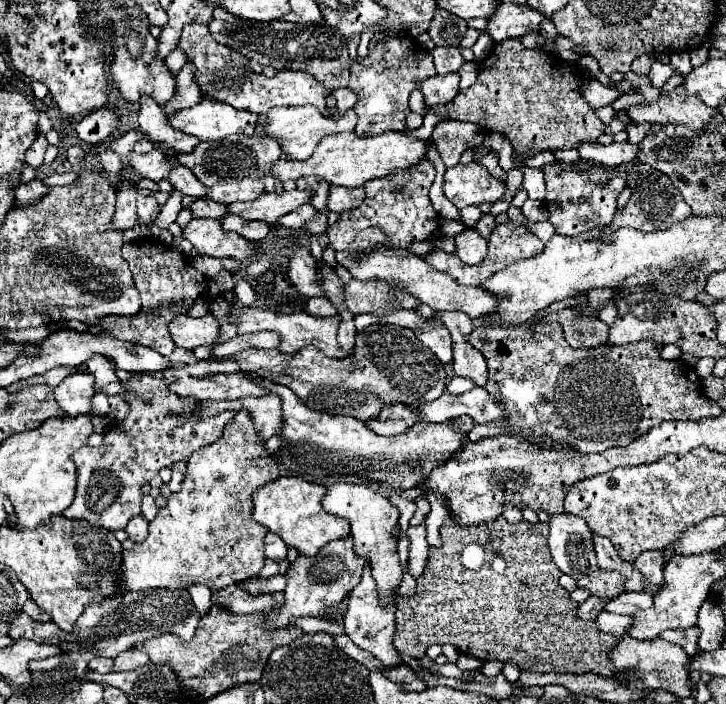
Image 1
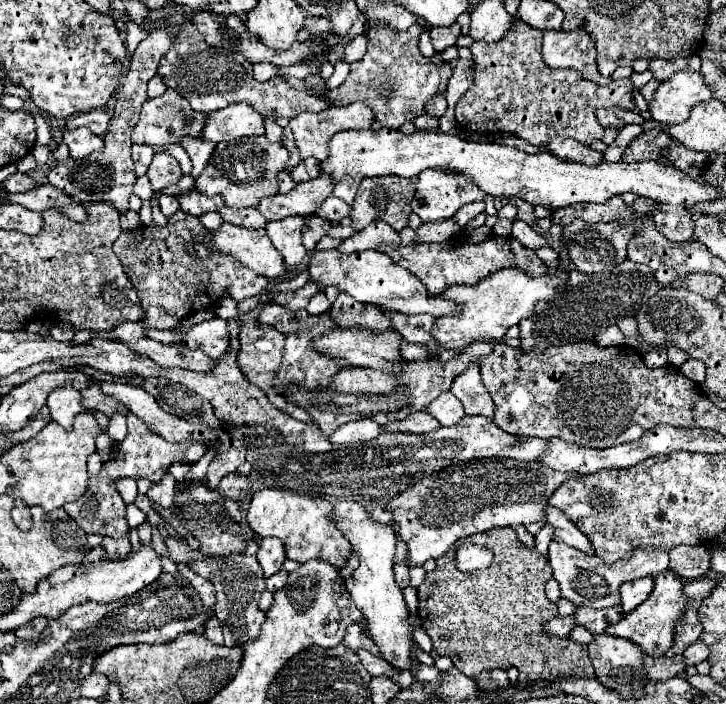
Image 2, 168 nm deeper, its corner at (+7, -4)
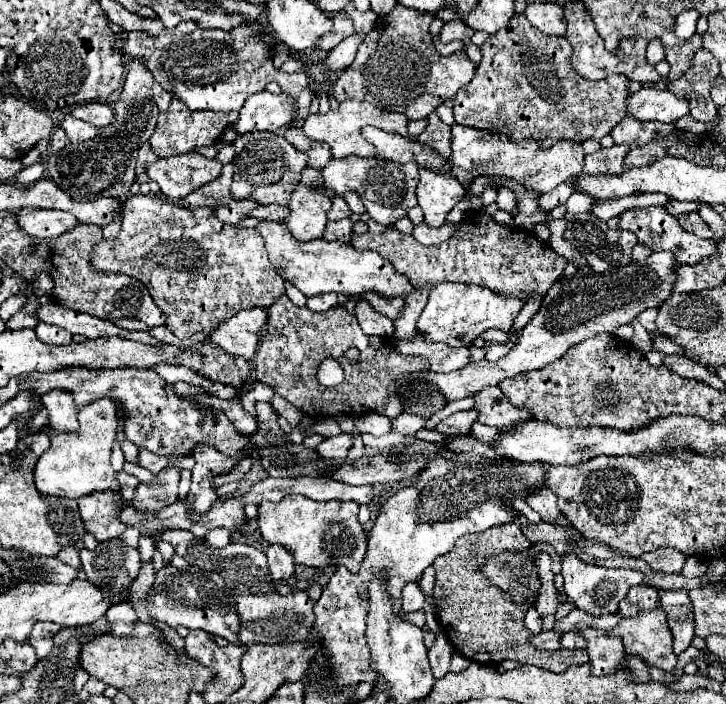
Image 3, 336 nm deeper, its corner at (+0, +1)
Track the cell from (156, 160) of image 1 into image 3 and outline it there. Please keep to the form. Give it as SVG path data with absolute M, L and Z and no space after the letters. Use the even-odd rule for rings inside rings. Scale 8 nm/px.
M185 153L177 157L157 159L147 167L147 175L161 187L161 193L179 199L191 193L195 187L209 183L221 173L221 163L215 159L205 159L197 153Z

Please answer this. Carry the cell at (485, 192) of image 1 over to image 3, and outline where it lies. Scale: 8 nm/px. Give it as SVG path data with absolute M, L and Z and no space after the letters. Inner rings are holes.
M421 169L417 185L417 201L423 209L425 223L429 227L441 227L449 211L465 197L467 189L457 179L447 179L435 171Z

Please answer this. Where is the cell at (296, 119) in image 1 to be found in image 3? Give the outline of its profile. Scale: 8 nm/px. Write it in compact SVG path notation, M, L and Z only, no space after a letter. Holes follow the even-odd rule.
M347 99L337 109L331 109L327 113L313 113L313 115L309 115L305 119L303 131L311 139L327 143L331 147L331 153L333 153L335 159L343 159L343 157L349 157L349 155L375 157L375 149L371 147L371 143L367 143L361 137L361 127L365 127L365 125L373 125L373 127L379 127L383 131L401 133L401 135L409 137L409 133L407 133L407 121L403 119L403 115L399 115L399 113L387 113L387 111L375 107L373 103L359 101L359 99Z

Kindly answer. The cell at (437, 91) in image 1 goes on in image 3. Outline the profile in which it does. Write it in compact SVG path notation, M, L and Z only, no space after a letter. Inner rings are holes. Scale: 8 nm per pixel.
M449 99L447 103L441 103L441 107L437 107L437 115L447 123L453 125L453 99Z

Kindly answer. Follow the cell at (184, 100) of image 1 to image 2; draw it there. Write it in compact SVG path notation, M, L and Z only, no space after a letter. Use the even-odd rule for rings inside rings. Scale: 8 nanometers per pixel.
M166 90L162 96L154 100L146 100L140 112L140 120L132 132L132 142L136 144L148 144L148 146L166 146L166 144L180 144L182 138L200 138L200 132L204 130L204 120L208 116L194 112L180 94L174 90Z

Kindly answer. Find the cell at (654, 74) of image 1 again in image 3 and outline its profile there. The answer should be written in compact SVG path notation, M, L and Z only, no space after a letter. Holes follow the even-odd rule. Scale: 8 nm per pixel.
M571 1L567 3L565 7L565 19L567 19L567 33L565 33L565 39L571 43L573 47L573 55L571 55L571 65L573 69L589 79L589 81L599 81L609 77L609 75L615 75L615 73L623 73L627 75L631 81L641 81L641 83L655 83L655 81L661 81L661 75L655 71L653 65L647 63L645 59L645 45L643 43L621 43L619 45L619 51L611 53L611 51L605 51L603 47L603 39L599 37L595 25L593 25L593 19L591 15L587 15L587 9L579 3L579 1ZM627 49L633 49L633 51L627 51ZM635 49L641 49L641 51L635 51Z

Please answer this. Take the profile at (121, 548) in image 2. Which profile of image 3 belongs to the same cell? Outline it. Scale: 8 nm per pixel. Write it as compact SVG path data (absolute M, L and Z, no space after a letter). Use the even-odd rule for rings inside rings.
M119 537L99 543L95 551L81 549L79 557L87 579L99 587L109 589L123 589L129 585L137 577L141 563L139 549L129 547Z

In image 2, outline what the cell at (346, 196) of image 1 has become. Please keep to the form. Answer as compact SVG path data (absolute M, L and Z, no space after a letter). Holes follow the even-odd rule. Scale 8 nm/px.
M328 196L328 198L324 200L324 204L316 210L316 214L322 216L322 218L326 218L326 220L330 220L330 222L338 222L338 220L346 218L346 216L350 214L350 210L352 210L352 208L350 208L348 204L344 204L340 198Z

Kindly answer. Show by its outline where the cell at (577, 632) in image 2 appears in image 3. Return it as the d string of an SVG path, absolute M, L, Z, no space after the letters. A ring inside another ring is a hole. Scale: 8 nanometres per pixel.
M567 631L561 637L561 647L563 649L585 649L587 641L585 641L585 637L579 631Z

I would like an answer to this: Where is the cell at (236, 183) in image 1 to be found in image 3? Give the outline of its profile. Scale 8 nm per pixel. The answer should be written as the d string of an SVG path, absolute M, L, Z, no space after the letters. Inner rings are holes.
M267 131L257 133L245 133L239 135L233 143L235 147L235 175L231 193L235 199L253 199L261 205L287 205L291 191L299 185L301 171L307 165L307 155L297 151L291 143L287 143L283 137Z

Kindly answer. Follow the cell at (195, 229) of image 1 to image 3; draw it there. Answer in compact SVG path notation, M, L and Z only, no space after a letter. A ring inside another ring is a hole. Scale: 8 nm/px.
M261 221L255 229L263 237L269 261L273 263L273 267L277 267L277 273L285 281L293 283L307 297L331 291L357 297L367 291L373 291L379 293L381 297L395 299L395 297L407 297L409 293L415 291L411 281L403 273L395 271L395 267L375 251L369 249L359 251L351 243L323 241L323 239L315 239L311 243L295 243L287 227L283 227L283 223L279 221Z

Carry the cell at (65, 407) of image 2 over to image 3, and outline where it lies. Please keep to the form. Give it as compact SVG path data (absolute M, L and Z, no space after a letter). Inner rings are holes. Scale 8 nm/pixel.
M55 389L41 397L43 407L49 411L49 427L55 431L77 431L77 407L73 403L73 395Z

